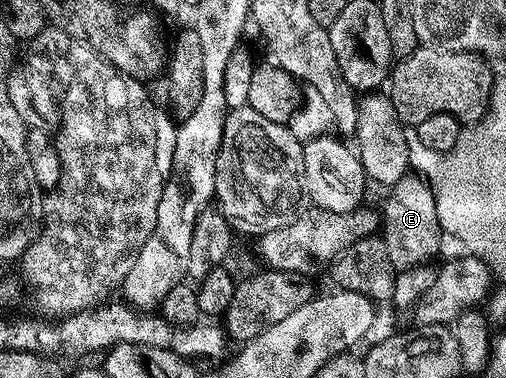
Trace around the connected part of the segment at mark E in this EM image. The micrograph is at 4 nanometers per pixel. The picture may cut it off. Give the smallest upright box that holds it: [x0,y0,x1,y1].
[382,174,442,270]

